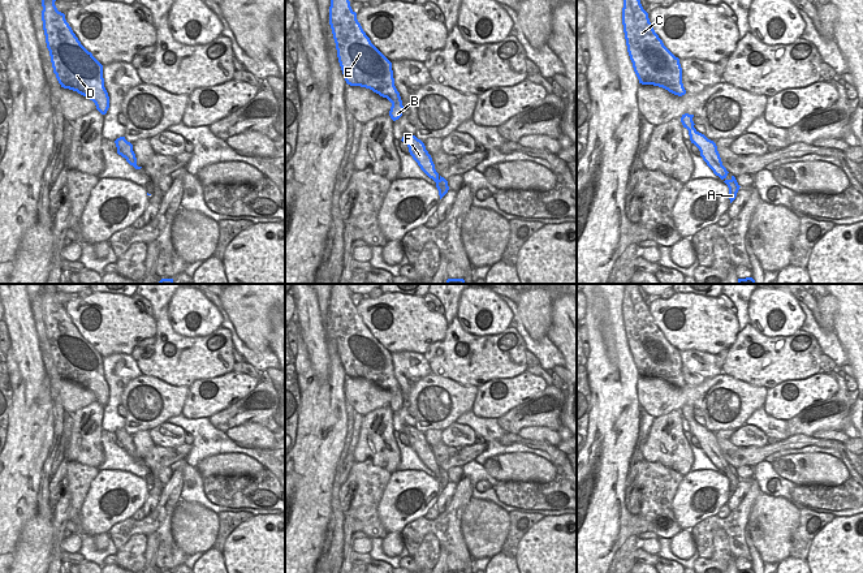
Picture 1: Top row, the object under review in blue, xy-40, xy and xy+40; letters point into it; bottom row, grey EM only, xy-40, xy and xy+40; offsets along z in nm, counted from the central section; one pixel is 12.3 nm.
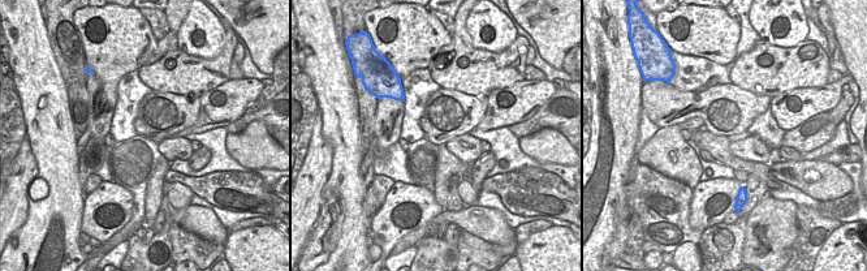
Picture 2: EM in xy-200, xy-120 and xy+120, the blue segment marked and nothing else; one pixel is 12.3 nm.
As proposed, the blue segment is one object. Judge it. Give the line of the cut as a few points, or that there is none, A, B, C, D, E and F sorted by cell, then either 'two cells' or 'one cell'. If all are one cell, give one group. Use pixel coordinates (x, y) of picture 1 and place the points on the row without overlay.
no cut | A B C D E F | one cell

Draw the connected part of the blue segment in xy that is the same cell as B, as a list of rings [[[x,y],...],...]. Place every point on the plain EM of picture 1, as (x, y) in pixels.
[[[333,284],[329,316],[344,370],[350,378],[372,382],[390,395],[393,413],[402,408],[404,397],[394,378],[392,354],[371,335],[351,301],[346,284]]]

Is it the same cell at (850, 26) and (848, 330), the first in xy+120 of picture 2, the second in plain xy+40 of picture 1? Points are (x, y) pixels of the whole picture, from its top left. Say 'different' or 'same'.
same

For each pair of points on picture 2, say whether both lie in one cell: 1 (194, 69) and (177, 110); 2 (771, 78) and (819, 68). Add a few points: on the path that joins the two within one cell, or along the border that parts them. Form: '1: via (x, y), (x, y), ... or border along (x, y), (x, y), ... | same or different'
1: border along (152, 90), (195, 97) | different
2: via (783, 69), (807, 68) | same

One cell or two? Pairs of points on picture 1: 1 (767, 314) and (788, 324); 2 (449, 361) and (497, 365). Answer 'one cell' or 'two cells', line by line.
1: one cell
2: one cell

